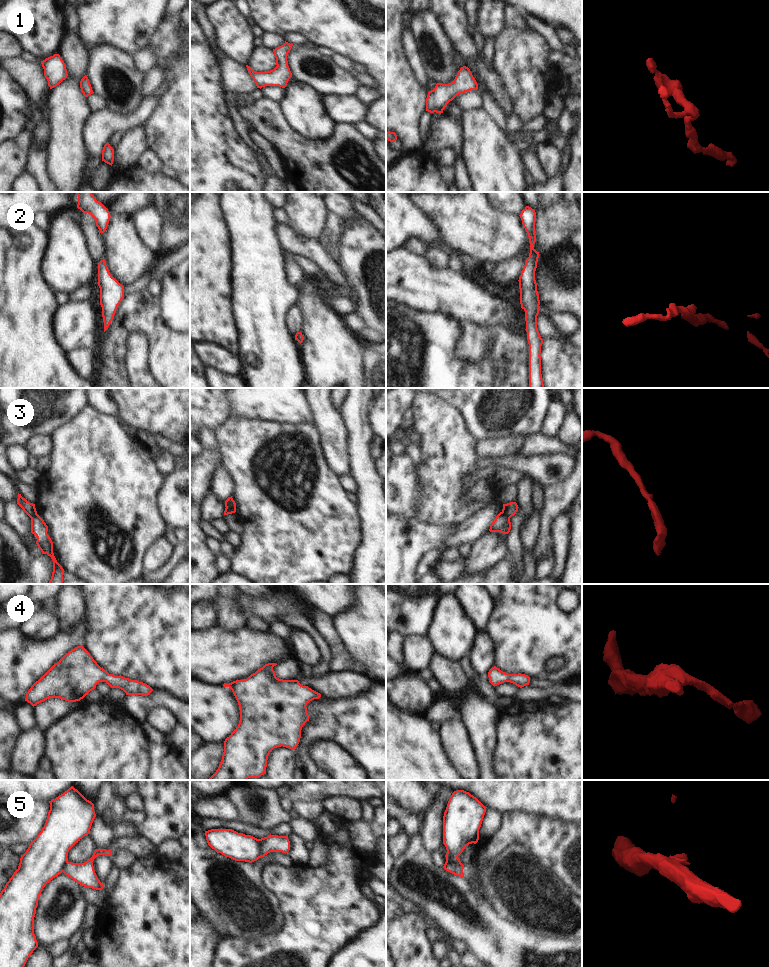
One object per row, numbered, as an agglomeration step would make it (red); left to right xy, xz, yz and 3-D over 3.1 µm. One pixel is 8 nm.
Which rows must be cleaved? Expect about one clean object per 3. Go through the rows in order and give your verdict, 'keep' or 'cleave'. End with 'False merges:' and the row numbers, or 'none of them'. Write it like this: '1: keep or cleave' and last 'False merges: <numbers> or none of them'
1: keep
2: keep
3: cleave
4: keep
5: cleave
False merges: 3, 5

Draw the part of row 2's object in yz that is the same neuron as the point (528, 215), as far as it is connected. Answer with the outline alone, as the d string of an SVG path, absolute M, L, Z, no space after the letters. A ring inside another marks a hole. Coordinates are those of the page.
M526 206L519 215L525 228L530 243L529 257L519 277L520 304L525 311L526 332L529 344L529 388L544 388L541 374L541 338L537 328L537 316L540 309L539 294L535 280L535 271L539 258L539 252L534 249L536 242L535 222L536 212Z

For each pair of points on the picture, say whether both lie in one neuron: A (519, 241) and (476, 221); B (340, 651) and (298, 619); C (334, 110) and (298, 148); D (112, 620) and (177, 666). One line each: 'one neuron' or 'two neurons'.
A: one neuron
B: two neurons
C: two neurons
D: one neuron

